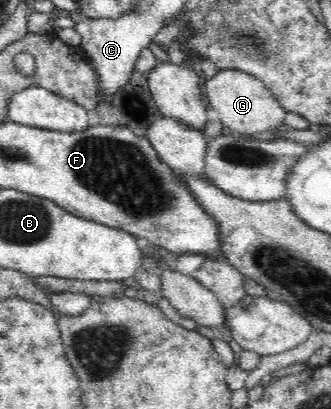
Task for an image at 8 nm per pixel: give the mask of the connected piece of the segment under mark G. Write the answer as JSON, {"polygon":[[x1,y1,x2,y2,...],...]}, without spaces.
{"polygon":[[222,69,204,83,208,103,218,111,223,127,230,128,238,136,252,137,254,133,270,131,284,124,286,109,263,81,236,69]]}

